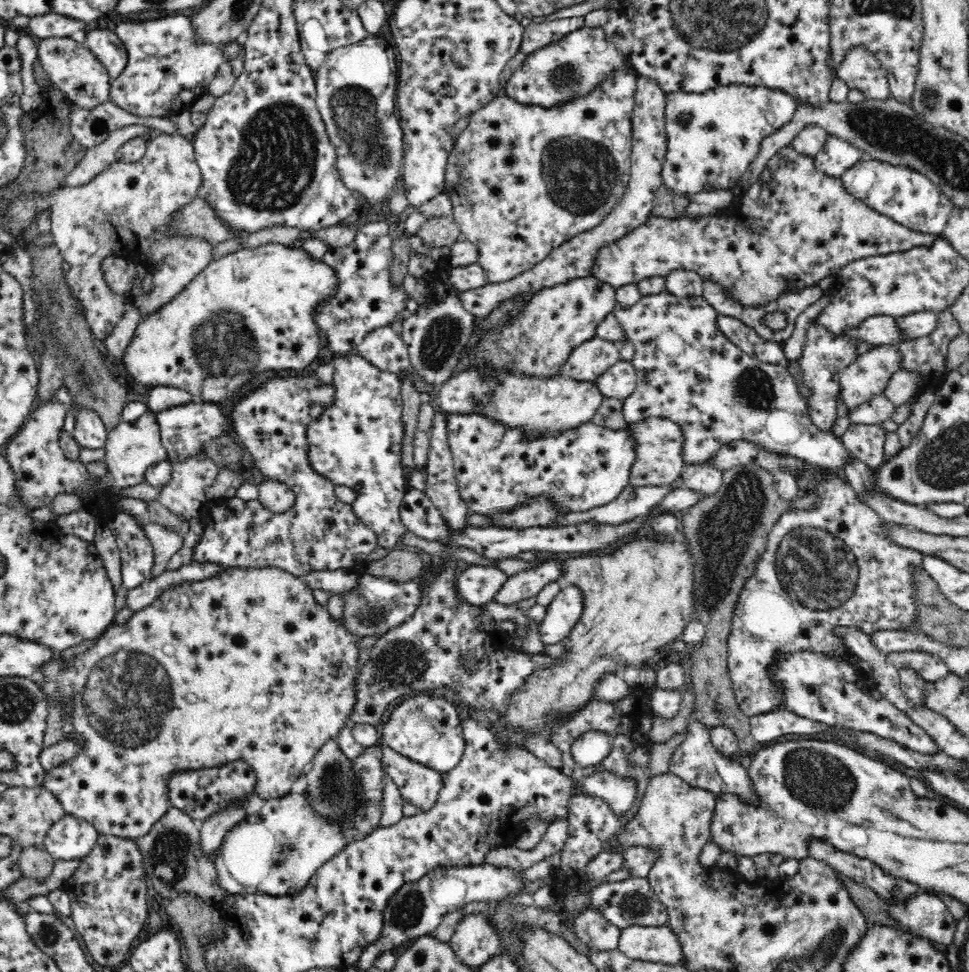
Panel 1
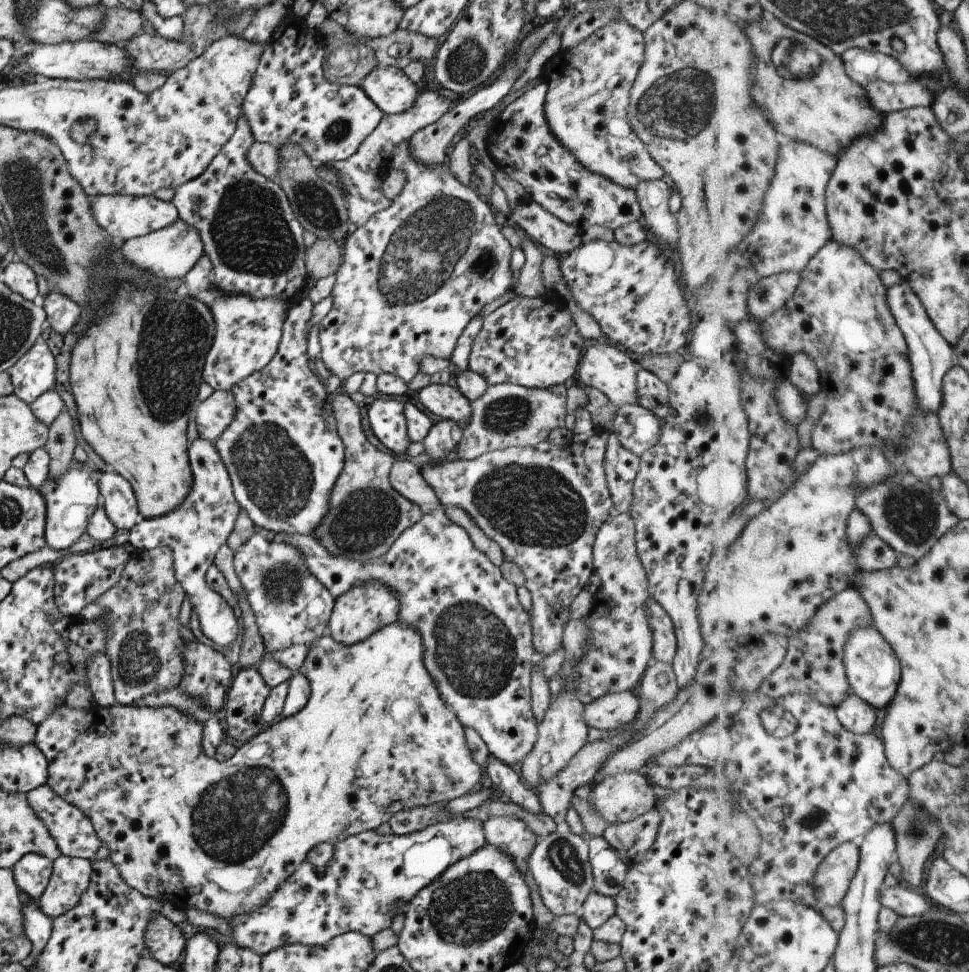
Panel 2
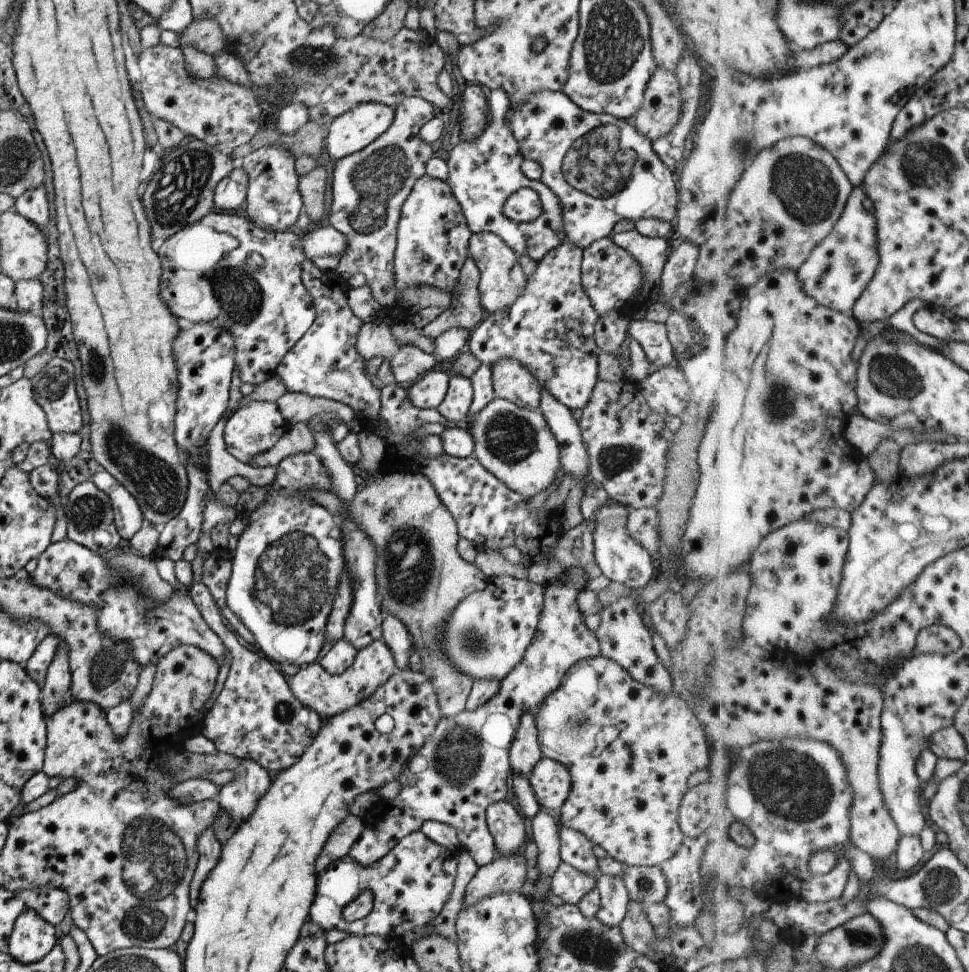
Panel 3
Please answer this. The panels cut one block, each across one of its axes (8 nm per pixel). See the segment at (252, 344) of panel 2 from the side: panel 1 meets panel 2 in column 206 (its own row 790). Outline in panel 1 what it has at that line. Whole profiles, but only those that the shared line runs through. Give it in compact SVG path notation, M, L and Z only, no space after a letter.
M376 744L364 748L353 758L354 801L356 806L346 812L340 820L330 820L327 816L320 816L309 803L307 791L302 793L288 792L277 799L268 799L255 814L244 817L232 830L226 833L224 842L214 854L213 861L216 867L216 885L220 889L234 894L262 894L270 896L294 896L298 894L316 871L340 852L352 841L364 838L374 829L380 827L383 807L383 790L385 787L386 772L382 765L382 745Z

